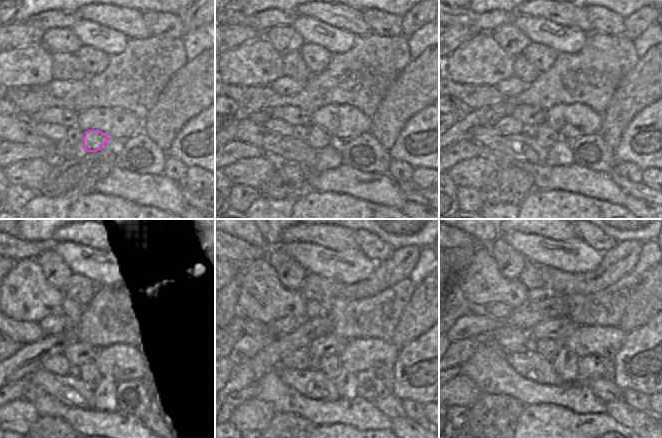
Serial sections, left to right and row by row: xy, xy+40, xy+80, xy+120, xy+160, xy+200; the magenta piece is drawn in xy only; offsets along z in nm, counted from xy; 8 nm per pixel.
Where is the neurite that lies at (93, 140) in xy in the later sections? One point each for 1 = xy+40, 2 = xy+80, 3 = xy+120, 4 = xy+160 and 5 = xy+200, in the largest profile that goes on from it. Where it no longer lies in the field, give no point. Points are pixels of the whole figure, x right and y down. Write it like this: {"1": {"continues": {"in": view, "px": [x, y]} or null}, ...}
{"1": {"continues": {"in": "xy+40", "px": [318, 138]}}, "2": {"continues": {"in": "xy+80", "px": [545, 136]}}, "3": {"continues": {"in": "xy+120", "px": [98, 358]}}, "4": {"continues": {"in": "xy+160", "px": [324, 347]}}, "5": {"continues": {"in": "xy+200", "px": [548, 348]}}}

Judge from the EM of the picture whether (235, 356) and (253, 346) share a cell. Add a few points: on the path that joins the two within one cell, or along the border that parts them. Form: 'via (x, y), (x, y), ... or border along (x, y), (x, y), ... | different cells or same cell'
via (239, 356), (249, 348) | same cell

